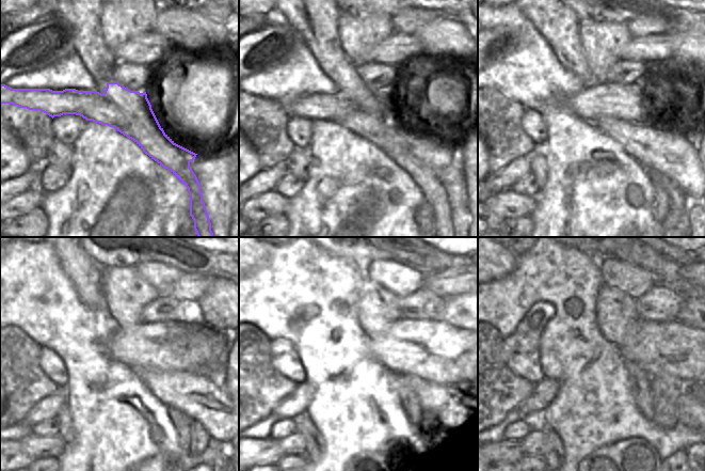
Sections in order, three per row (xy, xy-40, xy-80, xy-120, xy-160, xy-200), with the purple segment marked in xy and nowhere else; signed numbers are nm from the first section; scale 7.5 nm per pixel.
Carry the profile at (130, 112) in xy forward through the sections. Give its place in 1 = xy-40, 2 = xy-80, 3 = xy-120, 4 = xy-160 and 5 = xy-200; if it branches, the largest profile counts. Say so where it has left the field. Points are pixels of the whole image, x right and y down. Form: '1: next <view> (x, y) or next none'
1: next xy-40 (420, 155)
2: next xy-80 (670, 158)
3: next xy-120 (204, 399)
4: next xy-160 (455, 409)
5: next xy-200 (690, 411)

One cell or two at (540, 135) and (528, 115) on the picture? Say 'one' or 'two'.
one

